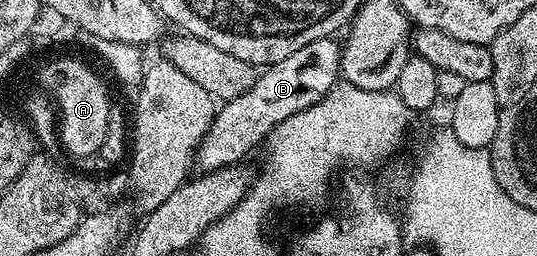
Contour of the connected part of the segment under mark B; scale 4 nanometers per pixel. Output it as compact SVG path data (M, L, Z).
M328 38L309 42L301 46L301 50L289 54L289 58L266 65L248 92L226 101L216 111L205 138L195 151L194 167L200 173L215 172L218 168L228 168L230 164L246 161L246 156L266 141L276 125L325 98L325 94L340 79L340 55L340 41Z

